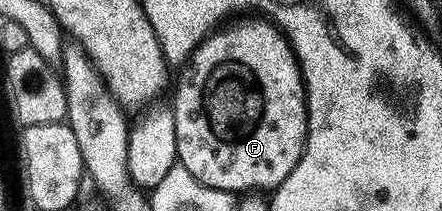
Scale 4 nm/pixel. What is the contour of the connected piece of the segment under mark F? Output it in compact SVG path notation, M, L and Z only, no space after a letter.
M245 16L230 21L193 49L187 68L180 74L181 79L171 101L180 166L195 180L213 189L272 192L281 186L283 180L291 176L295 164L299 164L309 131L301 65L297 63L284 34L261 16Z

